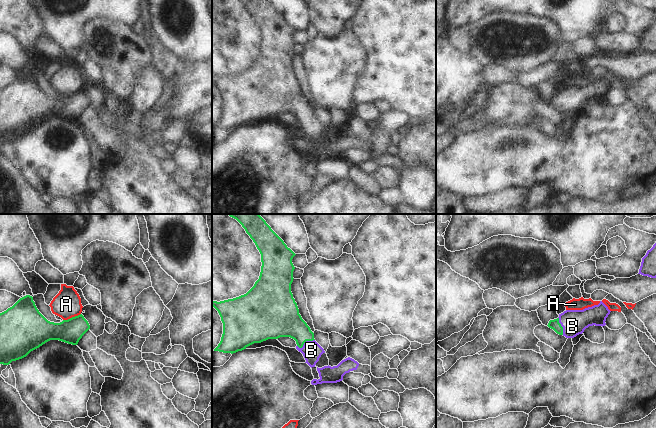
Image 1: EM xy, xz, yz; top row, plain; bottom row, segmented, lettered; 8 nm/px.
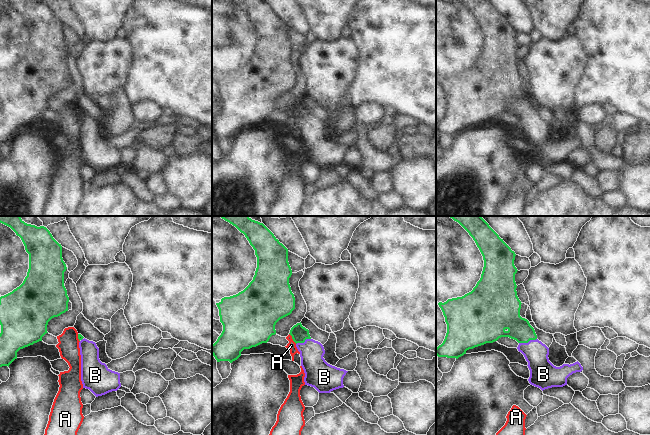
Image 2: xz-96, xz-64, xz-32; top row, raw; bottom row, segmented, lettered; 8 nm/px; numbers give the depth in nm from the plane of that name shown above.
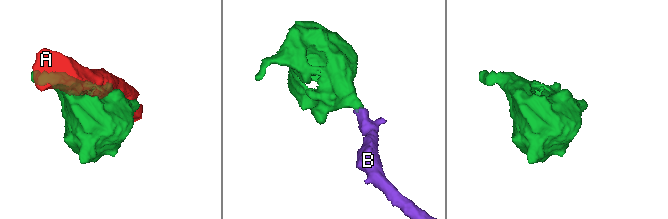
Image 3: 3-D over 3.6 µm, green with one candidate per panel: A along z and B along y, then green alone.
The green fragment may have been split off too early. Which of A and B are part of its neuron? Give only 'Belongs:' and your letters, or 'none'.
Belongs: B

